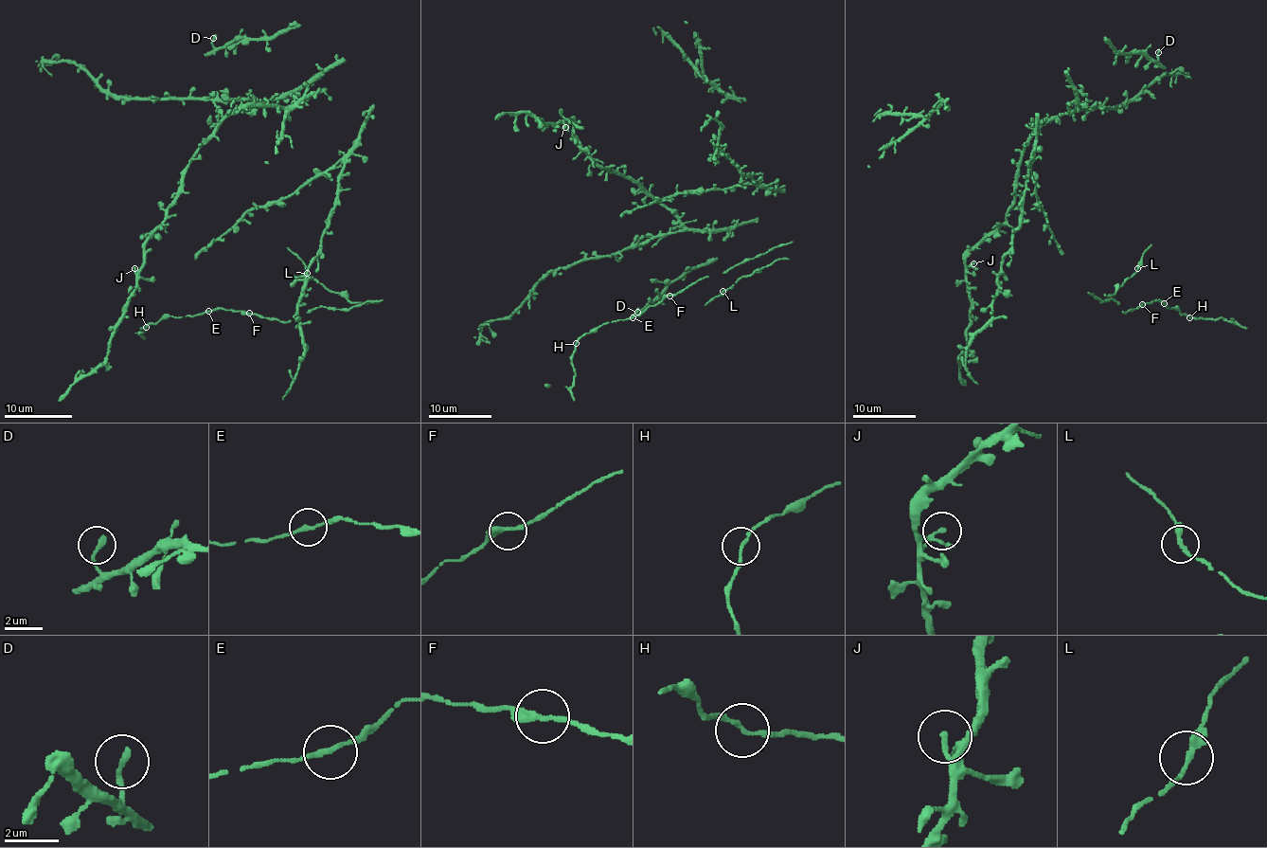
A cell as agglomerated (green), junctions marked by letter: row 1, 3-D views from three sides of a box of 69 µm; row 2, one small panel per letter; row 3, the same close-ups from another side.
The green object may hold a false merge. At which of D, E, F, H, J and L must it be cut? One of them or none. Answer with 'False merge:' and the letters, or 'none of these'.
False merge: none of these

